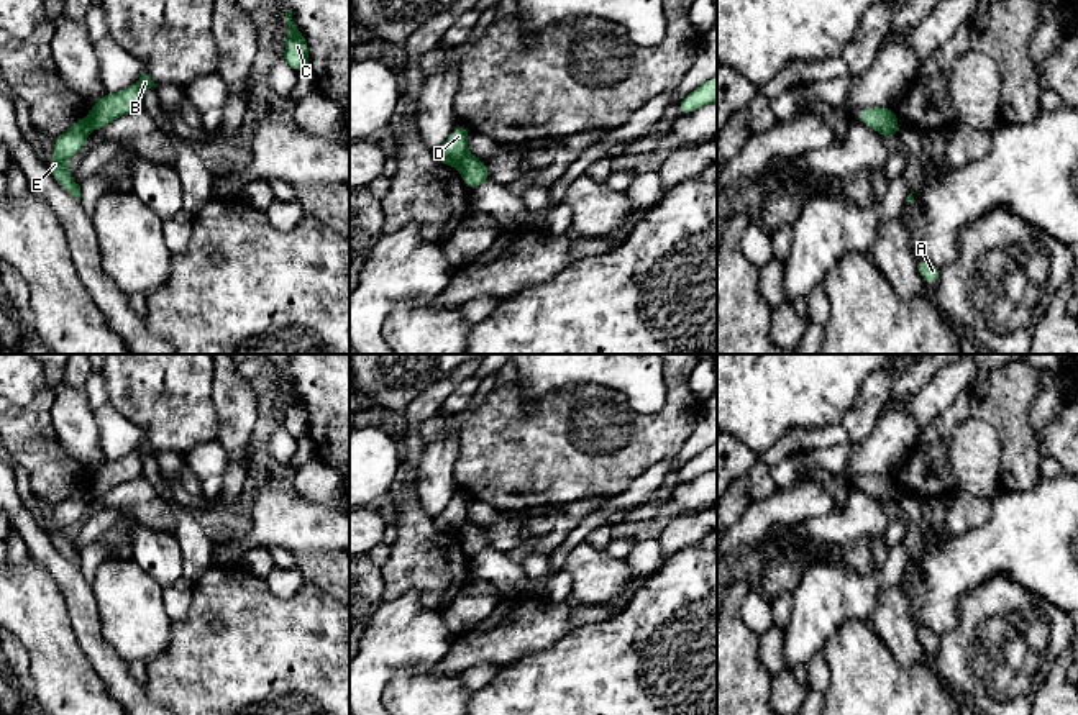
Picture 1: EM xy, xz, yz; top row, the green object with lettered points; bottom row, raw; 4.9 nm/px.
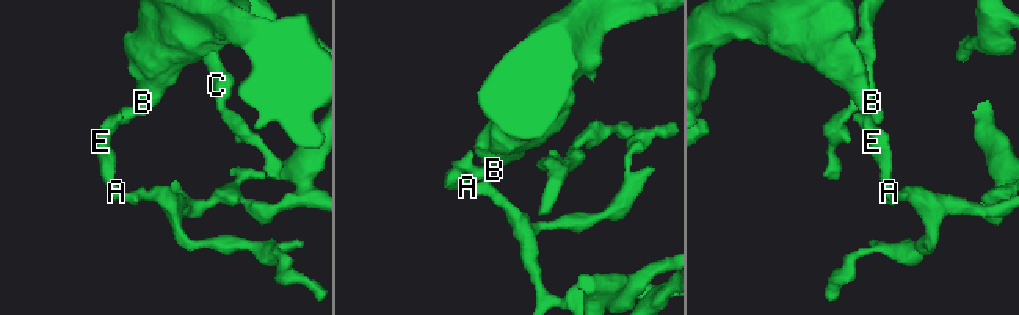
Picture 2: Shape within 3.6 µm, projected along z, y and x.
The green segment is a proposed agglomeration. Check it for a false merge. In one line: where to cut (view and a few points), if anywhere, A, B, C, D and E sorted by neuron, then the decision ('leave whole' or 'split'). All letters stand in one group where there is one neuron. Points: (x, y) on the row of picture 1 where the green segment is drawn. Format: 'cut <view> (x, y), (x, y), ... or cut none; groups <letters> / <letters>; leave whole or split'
cut xz (468, 153), (456, 166); groups A C D E / B; split

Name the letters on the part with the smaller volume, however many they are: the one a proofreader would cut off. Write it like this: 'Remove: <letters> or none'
Remove: A, C, D, E

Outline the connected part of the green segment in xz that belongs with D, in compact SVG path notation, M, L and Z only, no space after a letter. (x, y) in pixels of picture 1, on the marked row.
M459 123L450 138L433 151L438 162L443 166L458 166L458 162L468 154L468 139L471 131Z

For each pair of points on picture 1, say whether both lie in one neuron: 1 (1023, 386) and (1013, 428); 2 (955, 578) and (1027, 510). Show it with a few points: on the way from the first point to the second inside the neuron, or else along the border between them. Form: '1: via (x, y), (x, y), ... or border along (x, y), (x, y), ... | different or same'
1: via (1013, 396), (1013, 418) | same
2: via (973, 560), (1009, 528) | same

